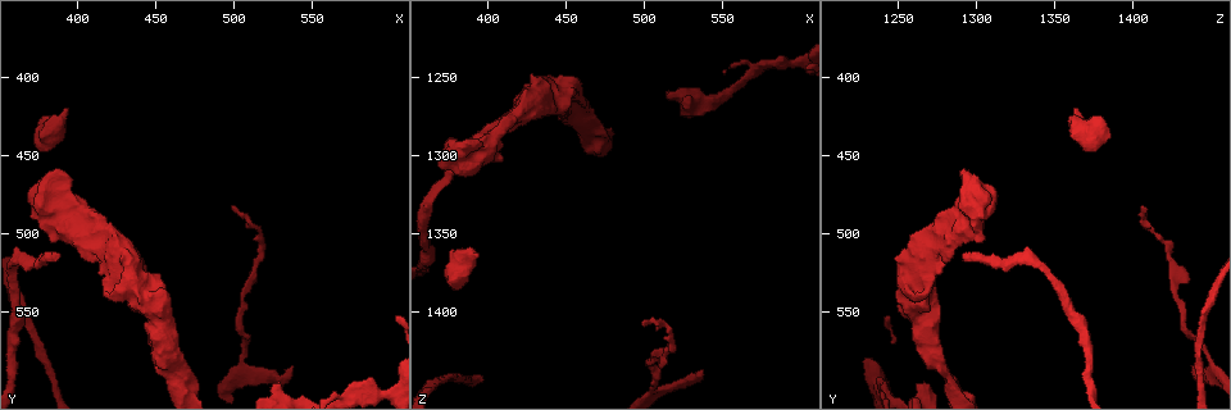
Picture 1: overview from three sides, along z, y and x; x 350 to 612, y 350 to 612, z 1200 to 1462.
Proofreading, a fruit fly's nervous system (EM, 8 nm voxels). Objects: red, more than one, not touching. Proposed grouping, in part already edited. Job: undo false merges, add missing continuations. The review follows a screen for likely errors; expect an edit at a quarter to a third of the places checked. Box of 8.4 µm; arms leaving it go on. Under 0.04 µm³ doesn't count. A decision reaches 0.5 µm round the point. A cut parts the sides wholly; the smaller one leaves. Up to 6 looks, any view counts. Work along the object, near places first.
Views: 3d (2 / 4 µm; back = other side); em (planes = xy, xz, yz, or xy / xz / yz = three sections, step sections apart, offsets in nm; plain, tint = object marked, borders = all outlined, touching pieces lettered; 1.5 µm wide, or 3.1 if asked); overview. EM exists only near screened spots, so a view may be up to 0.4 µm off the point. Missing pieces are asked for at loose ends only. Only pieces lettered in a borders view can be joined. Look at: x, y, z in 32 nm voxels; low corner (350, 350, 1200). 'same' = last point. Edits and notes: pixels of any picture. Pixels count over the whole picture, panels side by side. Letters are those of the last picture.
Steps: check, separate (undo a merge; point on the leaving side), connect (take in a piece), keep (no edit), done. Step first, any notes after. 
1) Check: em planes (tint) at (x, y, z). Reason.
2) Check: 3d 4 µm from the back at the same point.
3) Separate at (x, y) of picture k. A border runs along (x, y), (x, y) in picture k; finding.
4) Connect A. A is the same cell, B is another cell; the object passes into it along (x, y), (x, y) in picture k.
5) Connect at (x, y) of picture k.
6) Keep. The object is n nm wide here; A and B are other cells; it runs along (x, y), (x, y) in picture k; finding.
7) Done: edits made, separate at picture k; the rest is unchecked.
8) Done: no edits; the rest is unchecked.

Check: em xz step 4 (tint) at (590, 592, 1238). An open end.

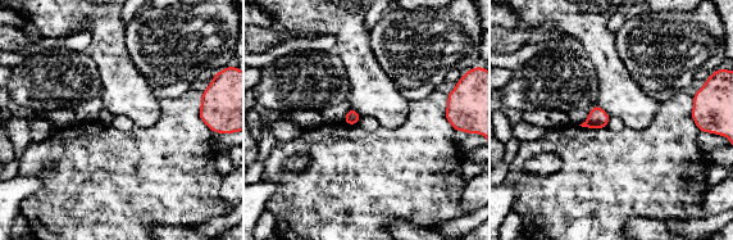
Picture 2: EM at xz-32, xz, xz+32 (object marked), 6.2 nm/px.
Check: em xy step 4 (borders) at the same point. Cut it another way.

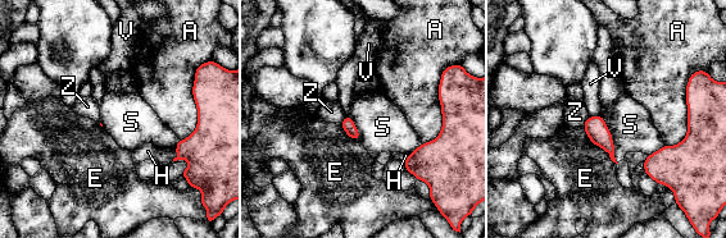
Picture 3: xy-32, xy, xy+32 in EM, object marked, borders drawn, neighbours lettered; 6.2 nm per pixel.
Keep. A, E, H, S, V and Z are other cells; a border runs along (600, 114), (609, 131), (617, 163) in picture 3; no lettered piece goes on from it.

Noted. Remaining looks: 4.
Check: 3d 4 µm at (538, 586, 1440).

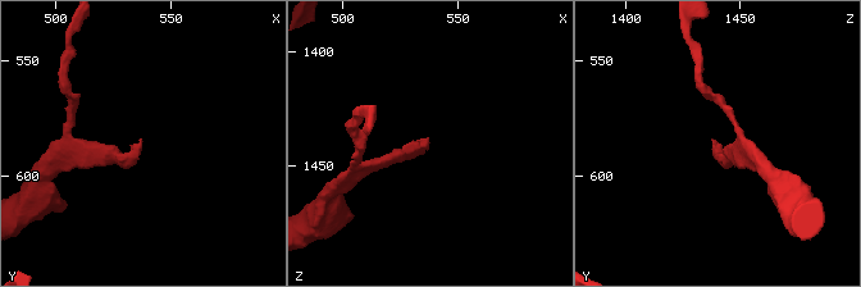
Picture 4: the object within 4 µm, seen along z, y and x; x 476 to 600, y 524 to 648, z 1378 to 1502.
Check: em planes (plain) at (538, 585, 1437).

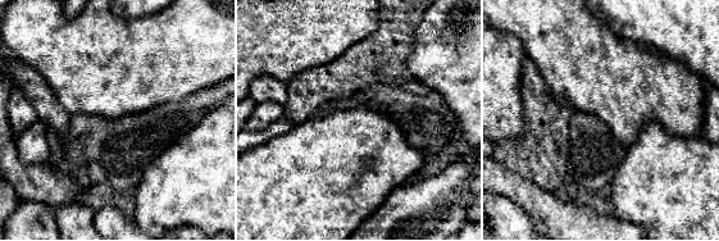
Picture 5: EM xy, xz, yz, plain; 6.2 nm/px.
Check: em planes (borders) at the same point.

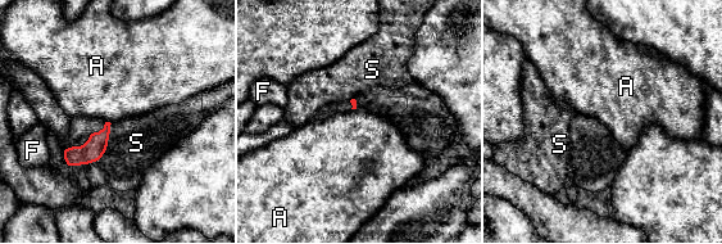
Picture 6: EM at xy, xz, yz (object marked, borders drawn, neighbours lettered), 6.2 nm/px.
Keep. A, F and S are other cells; none of them fits.

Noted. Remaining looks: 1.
Done: no edits; the rest is unchecked.

